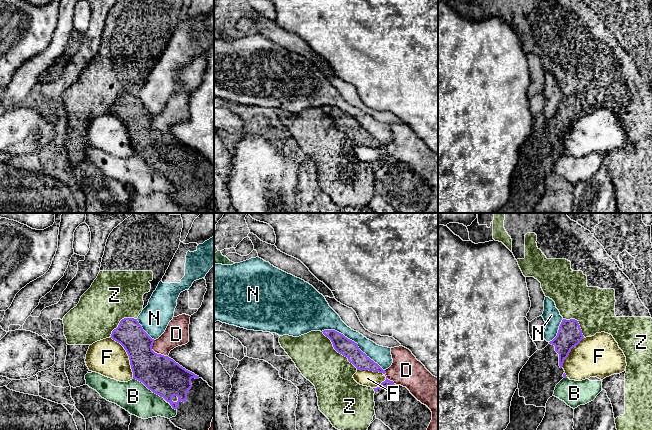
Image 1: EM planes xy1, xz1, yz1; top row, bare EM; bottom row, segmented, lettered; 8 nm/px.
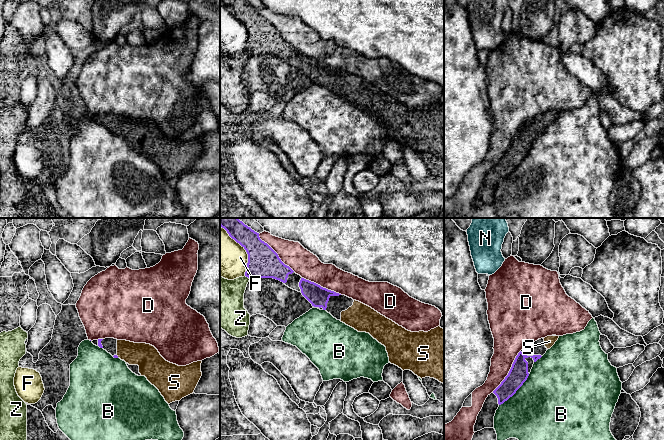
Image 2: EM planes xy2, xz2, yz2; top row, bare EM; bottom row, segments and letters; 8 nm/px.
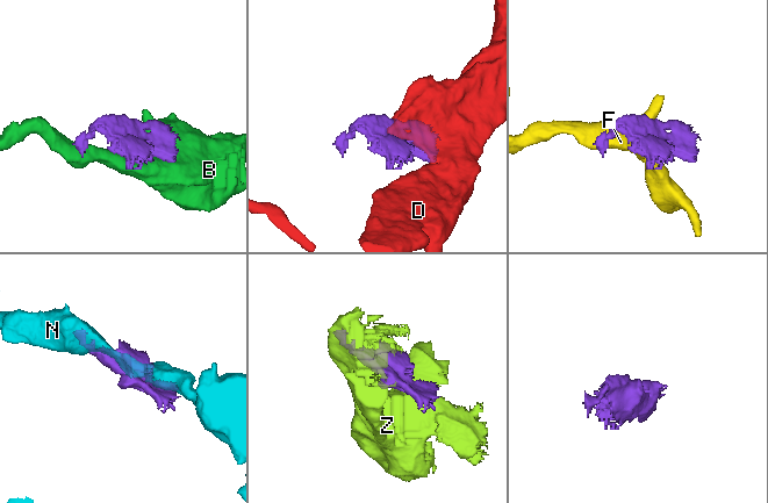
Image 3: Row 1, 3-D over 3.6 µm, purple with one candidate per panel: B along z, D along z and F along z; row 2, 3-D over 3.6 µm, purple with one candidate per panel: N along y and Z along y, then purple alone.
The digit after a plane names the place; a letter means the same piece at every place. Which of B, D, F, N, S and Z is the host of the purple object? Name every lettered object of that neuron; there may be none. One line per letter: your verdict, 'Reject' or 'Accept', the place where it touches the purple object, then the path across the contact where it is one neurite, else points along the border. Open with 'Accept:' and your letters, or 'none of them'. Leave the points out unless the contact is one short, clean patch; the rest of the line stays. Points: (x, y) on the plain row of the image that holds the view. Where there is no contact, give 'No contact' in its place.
Accept: S
B: Reject. Touches purple at yz2 (516, 166)
D: Reject. Touches purple at yz2 (509, 147)
F: Reject. Touches purple at xz2 (245, 25)
N: Reject. Touches purple at xz1 (353, 117)
S: Accept. Touches purple at xy2 (117, 132). Path across: xy2 (115, 132), (117, 132), (146, 132)
Z: Reject. Touches purple at xz1 (338, 128)

